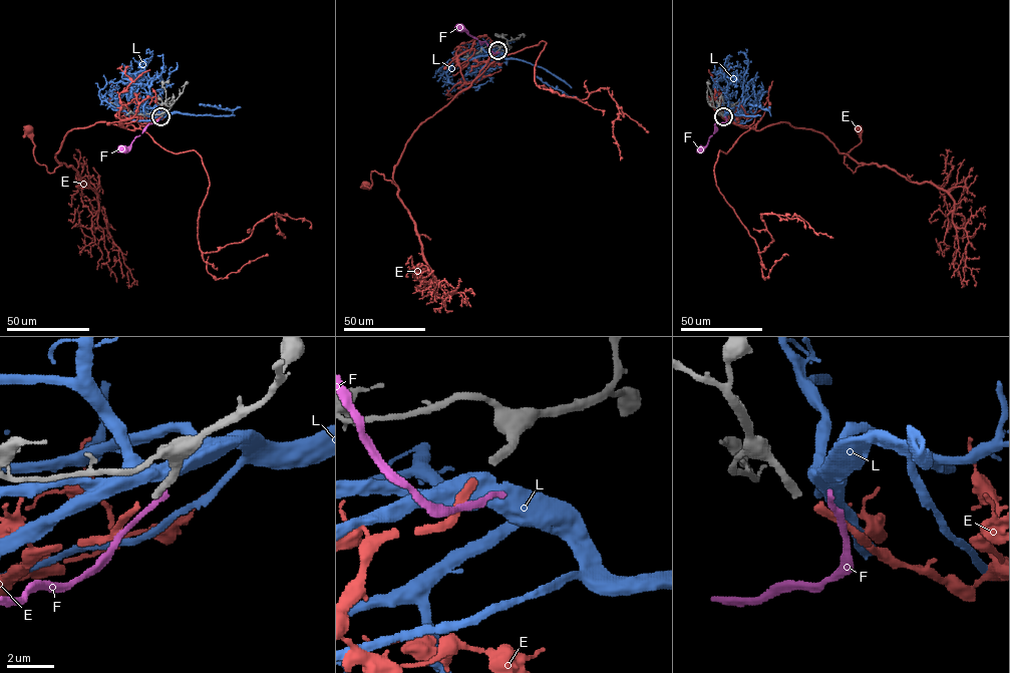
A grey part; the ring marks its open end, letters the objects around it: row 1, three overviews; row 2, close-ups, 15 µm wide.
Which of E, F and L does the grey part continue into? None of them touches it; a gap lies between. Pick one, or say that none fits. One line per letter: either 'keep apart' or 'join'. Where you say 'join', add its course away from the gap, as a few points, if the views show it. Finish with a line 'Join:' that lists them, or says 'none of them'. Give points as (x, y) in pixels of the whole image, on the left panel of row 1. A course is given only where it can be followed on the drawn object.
E: join; course (160, 116), (134, 130), (105, 121), (70, 130), (56, 153), (62, 163), (52, 173), (36, 160), (28, 129)
F: keep apart
L: keep apart
Join: E

